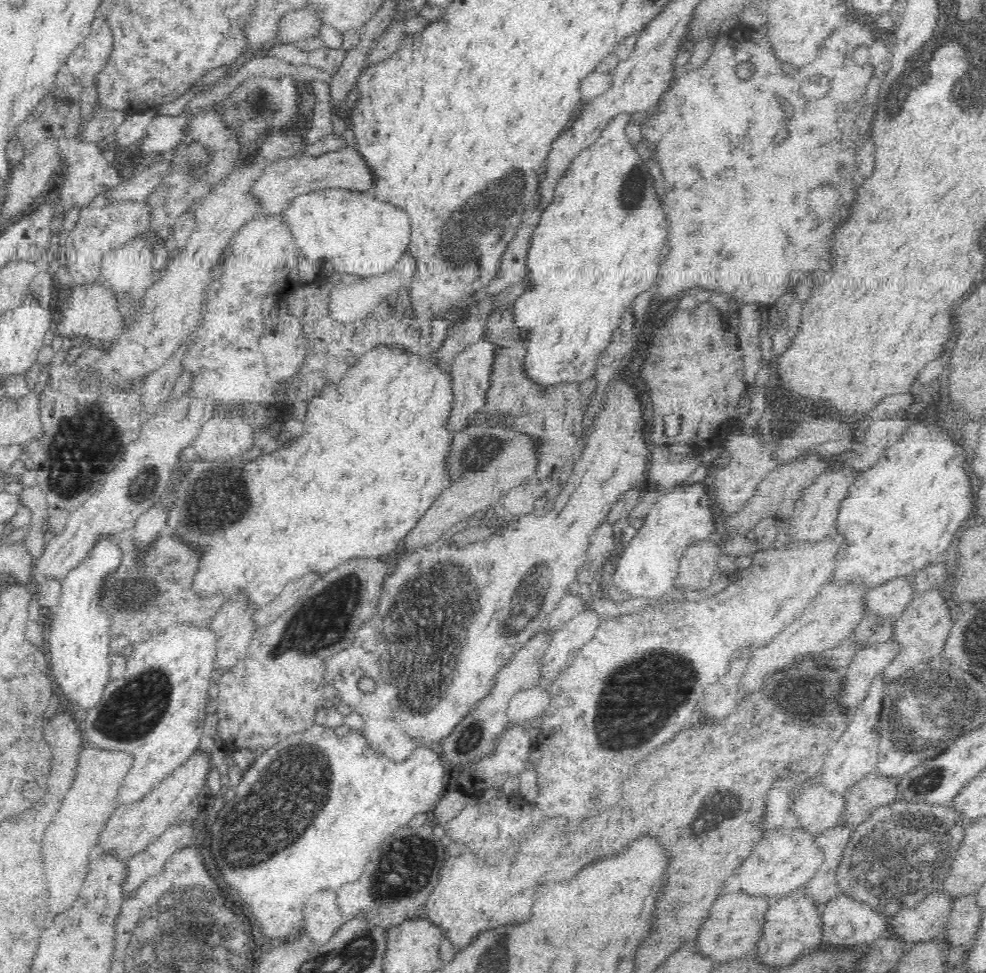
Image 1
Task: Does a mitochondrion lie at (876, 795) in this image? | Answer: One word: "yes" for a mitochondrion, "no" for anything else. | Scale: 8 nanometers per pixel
no

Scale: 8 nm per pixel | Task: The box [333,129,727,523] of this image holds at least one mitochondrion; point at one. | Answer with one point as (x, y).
(475, 224)

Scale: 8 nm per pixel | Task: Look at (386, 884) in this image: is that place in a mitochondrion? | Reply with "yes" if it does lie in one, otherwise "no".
yes

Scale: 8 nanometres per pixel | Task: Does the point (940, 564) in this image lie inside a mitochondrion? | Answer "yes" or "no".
no

